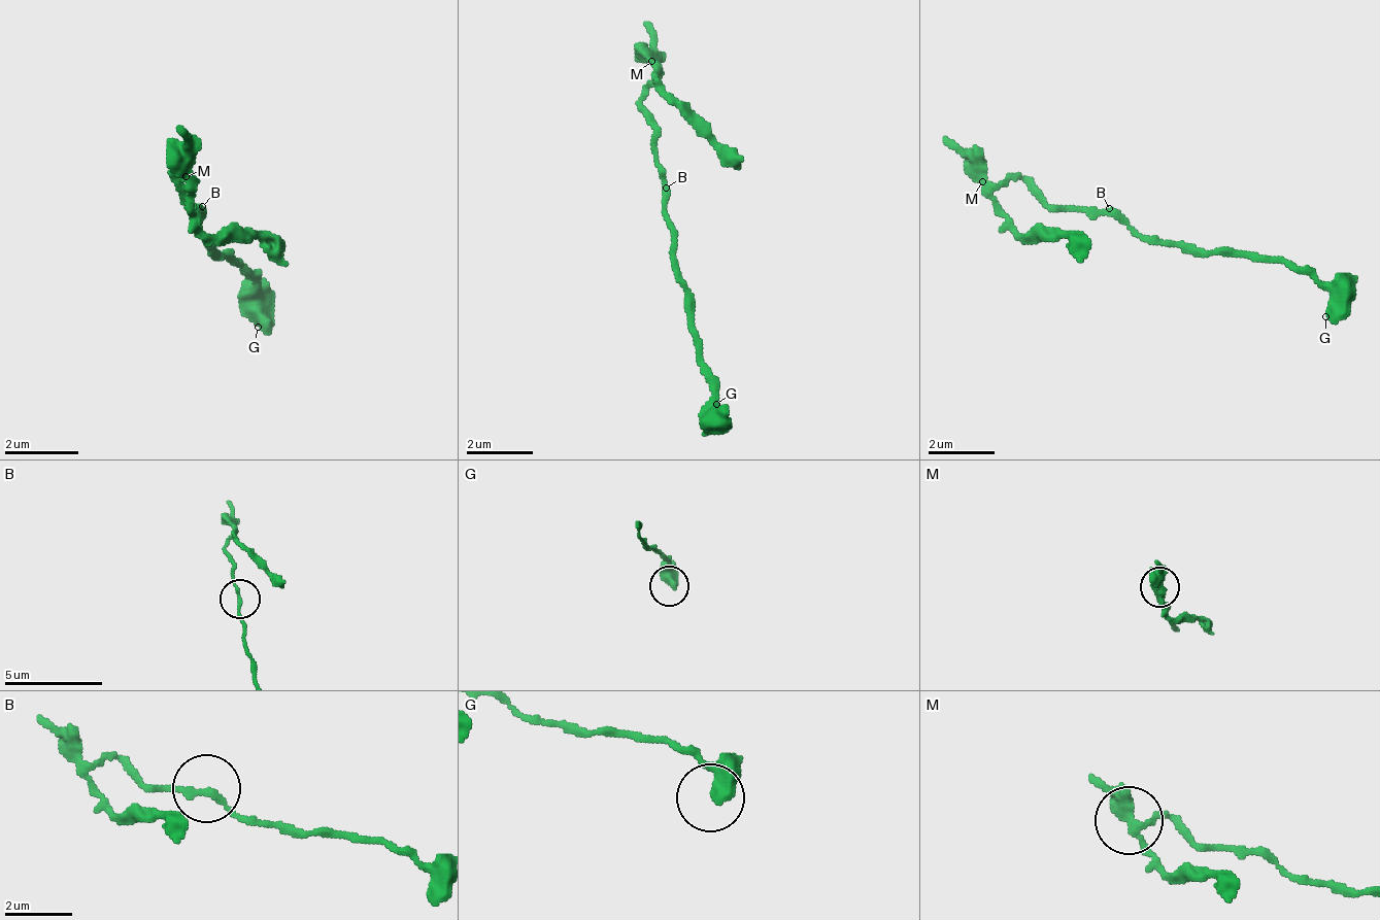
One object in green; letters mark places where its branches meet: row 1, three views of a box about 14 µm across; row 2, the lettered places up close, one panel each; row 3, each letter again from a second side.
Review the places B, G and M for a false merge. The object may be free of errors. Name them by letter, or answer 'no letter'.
M

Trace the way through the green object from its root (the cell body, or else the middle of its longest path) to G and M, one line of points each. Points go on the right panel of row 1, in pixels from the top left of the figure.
G: (1109, 216), (1125, 216), (1159, 242), (1234, 250), (1242, 259), (1292, 259), (1325, 292), (1325, 316)
M: (1109, 216), (1092, 216), (1084, 208), (1042, 208), (1017, 183), (984, 183)

